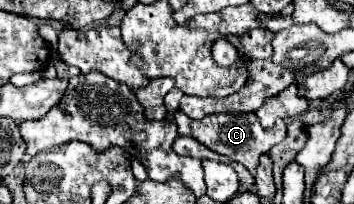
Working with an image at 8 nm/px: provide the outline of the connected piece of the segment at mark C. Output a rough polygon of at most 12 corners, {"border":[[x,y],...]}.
{"border":[[254,113],[190,119],[178,135],[254,171],[286,137],[284,121],[264,129]]}

